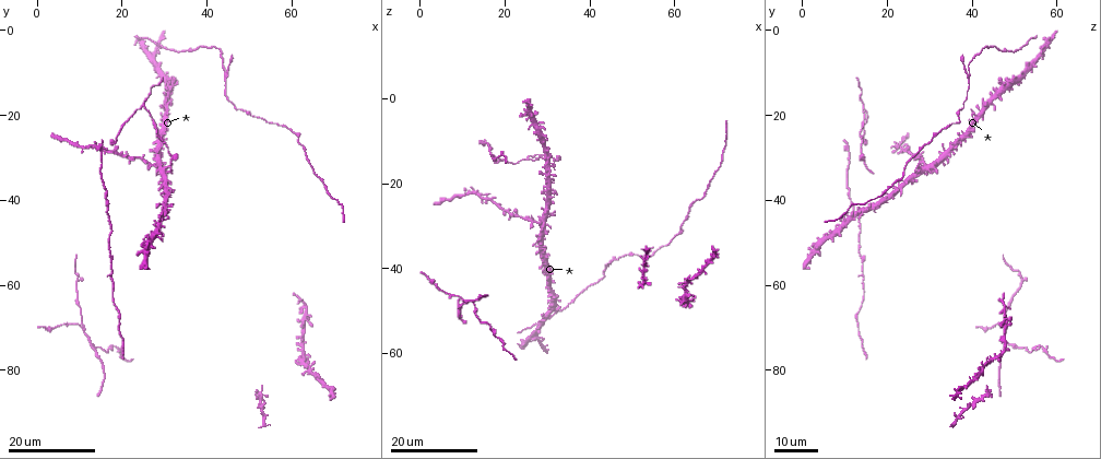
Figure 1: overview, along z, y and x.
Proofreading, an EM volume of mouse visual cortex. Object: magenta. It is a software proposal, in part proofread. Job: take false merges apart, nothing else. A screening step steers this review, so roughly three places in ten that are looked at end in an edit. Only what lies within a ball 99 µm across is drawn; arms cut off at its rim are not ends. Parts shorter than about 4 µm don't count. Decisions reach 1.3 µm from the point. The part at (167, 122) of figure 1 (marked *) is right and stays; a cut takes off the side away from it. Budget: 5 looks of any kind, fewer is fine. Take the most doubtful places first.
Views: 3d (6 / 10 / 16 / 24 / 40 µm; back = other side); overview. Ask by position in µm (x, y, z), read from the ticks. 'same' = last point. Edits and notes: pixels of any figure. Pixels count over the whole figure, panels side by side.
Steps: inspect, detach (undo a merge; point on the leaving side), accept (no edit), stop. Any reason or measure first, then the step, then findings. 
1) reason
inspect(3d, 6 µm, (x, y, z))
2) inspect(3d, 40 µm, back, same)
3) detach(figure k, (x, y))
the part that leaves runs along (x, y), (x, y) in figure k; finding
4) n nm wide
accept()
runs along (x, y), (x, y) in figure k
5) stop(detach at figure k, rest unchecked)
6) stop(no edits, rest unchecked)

side arm on a straight run
inspect(3d, 16 µm, (10.5, 70.5, 47.5))

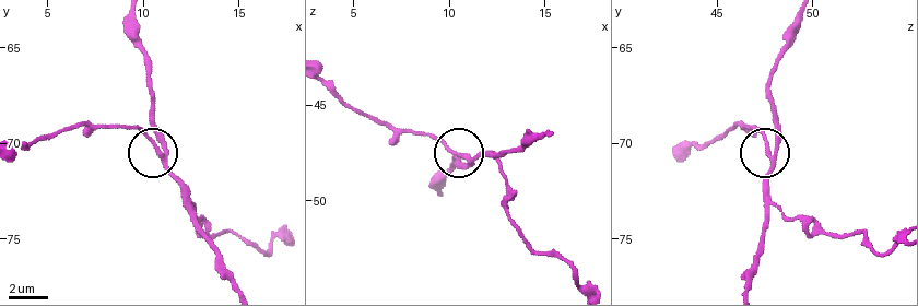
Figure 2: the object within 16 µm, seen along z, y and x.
inspect(3d, 10 µm, (10.8, 70.3, 47.7))

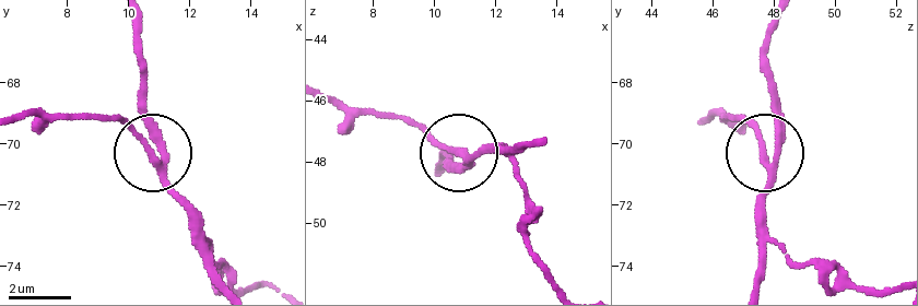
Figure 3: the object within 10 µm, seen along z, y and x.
inspect(3d, 10 µm, back, (10.7, 70.4, 47.6))

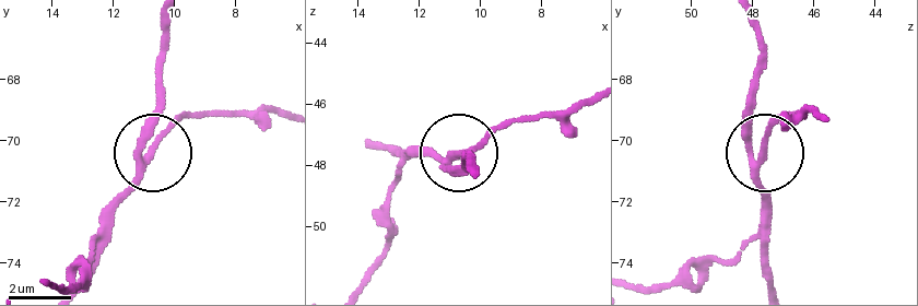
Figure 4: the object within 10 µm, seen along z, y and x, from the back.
190 nm wide
accept()
runs along (165, 23), (152, 141), (207, 112) in figure 4; continuous, no second neuron

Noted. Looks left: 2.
branch point
inspect(3d, 24 µm, (30.5, 39.5, 19.5))

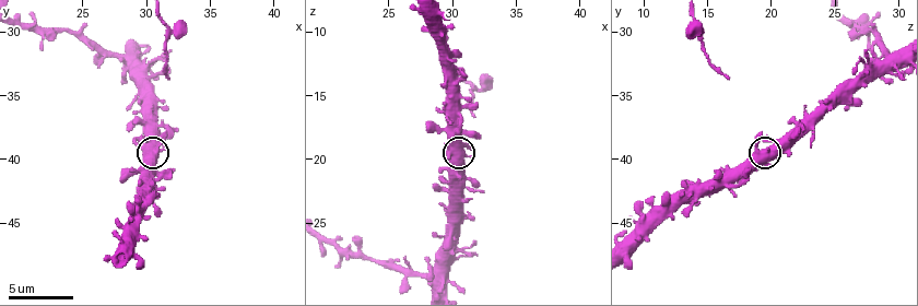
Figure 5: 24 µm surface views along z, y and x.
inspect(3d, 6 µm, (30.6, 39.6, 18.8))

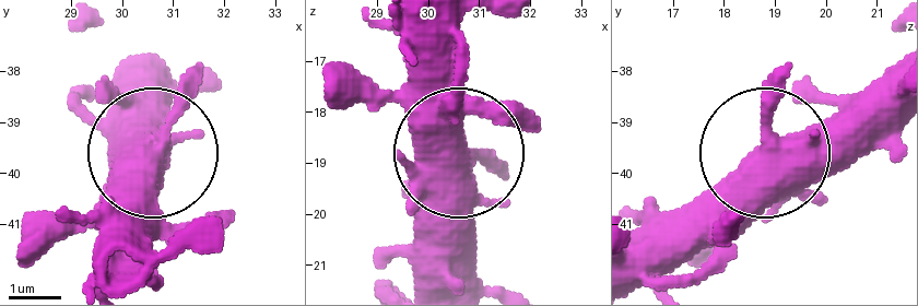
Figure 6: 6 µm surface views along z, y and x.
side arm 28 µm; 3 arms
accept()
one neuron here

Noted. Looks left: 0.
stop(no edits, rest unchecked)

